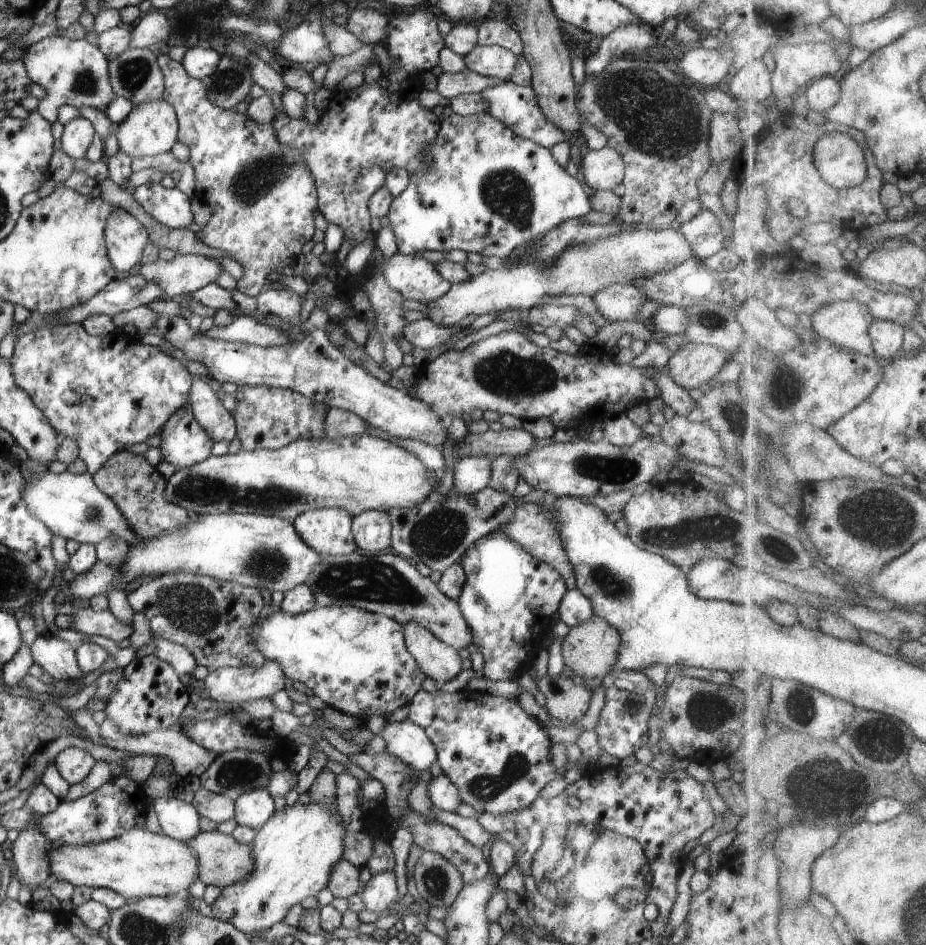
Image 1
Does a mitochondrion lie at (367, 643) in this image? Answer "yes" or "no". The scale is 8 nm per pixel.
no

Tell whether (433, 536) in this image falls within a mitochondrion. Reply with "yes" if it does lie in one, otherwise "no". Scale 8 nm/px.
yes

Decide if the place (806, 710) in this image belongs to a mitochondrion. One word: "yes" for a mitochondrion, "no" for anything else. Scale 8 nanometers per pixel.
yes

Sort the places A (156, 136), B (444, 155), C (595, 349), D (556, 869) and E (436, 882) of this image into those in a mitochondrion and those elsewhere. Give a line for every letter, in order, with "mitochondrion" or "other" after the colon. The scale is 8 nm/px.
A: other
B: other
C: other
D: mitochondrion
E: mitochondrion

